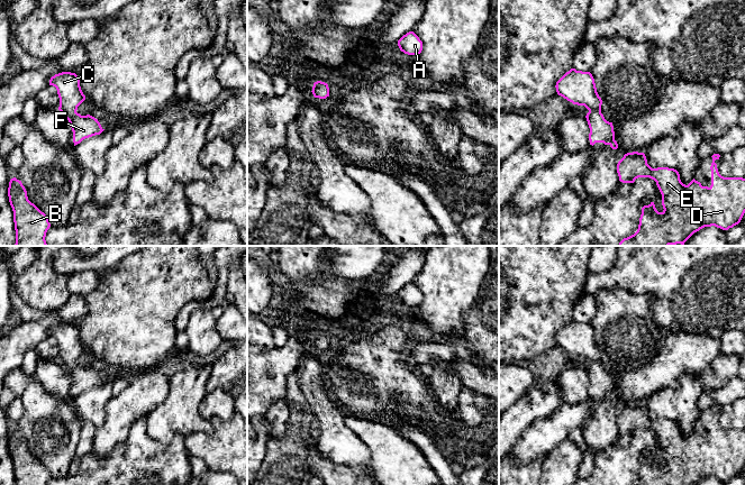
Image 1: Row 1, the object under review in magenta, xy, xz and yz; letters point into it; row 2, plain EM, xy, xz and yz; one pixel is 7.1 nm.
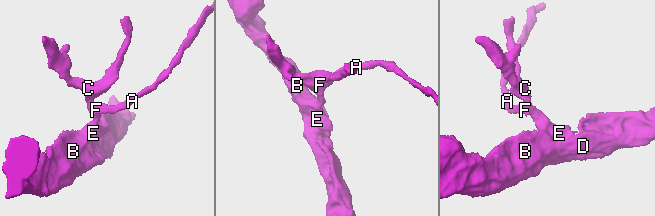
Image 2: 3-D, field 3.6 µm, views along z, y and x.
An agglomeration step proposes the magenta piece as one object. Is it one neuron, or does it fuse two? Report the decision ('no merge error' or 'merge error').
no merge error

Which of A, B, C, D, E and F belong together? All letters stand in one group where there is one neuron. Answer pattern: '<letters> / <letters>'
A B C D E F

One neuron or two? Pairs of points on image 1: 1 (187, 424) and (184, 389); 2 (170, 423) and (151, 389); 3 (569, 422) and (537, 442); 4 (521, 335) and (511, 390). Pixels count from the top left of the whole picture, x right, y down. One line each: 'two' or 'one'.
1: one
2: two
3: one
4: two

